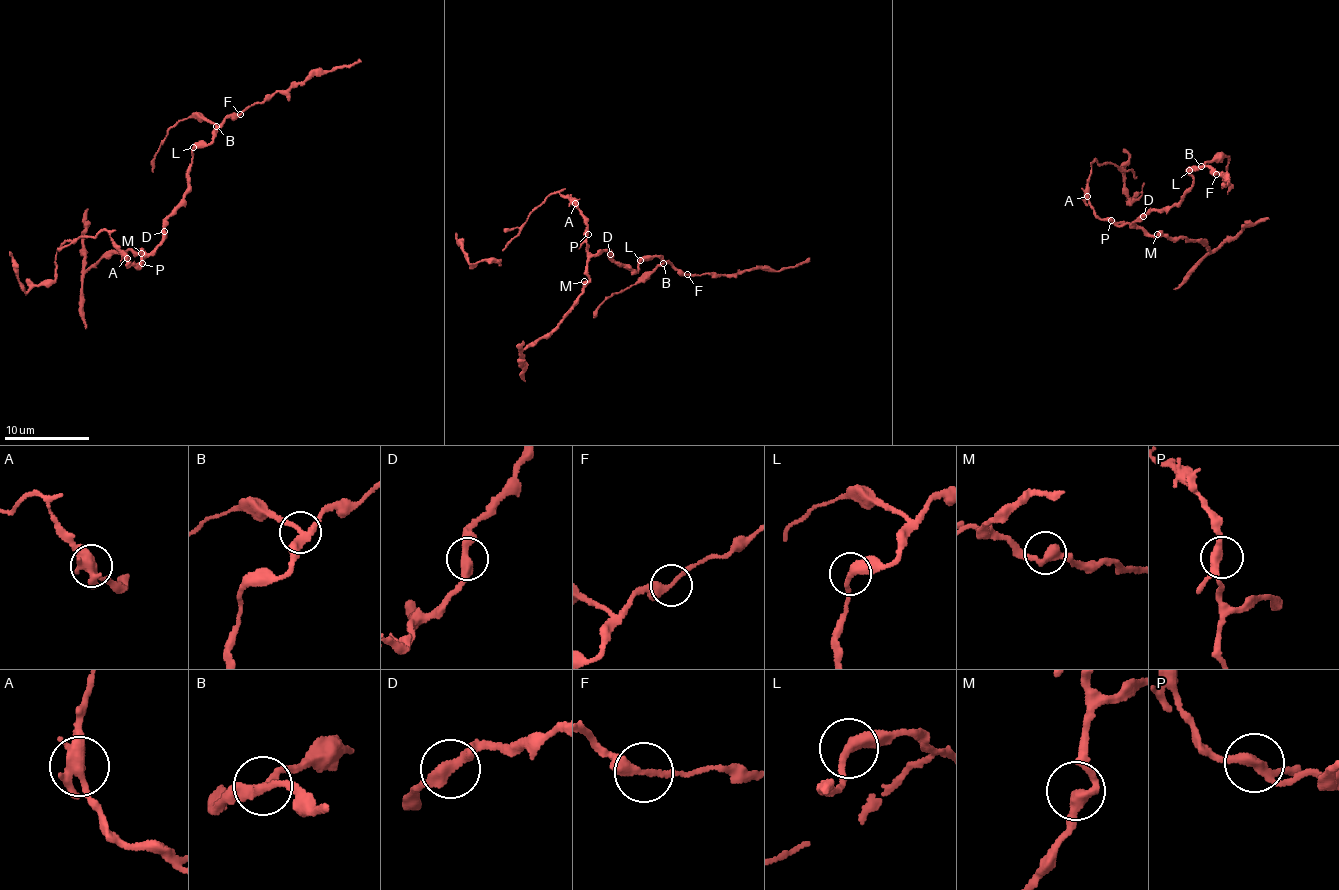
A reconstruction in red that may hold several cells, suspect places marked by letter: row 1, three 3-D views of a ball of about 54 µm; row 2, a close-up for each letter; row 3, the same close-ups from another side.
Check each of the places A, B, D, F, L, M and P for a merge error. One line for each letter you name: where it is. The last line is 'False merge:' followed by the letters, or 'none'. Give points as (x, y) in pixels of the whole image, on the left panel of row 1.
A: place (127, 258)
B: place (216, 126)
False merge: A, B

